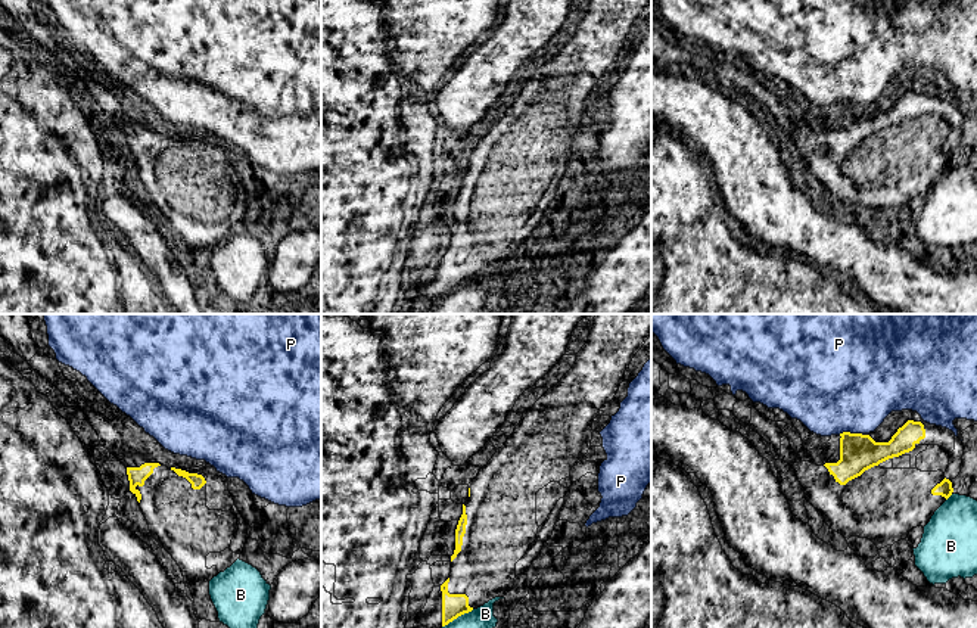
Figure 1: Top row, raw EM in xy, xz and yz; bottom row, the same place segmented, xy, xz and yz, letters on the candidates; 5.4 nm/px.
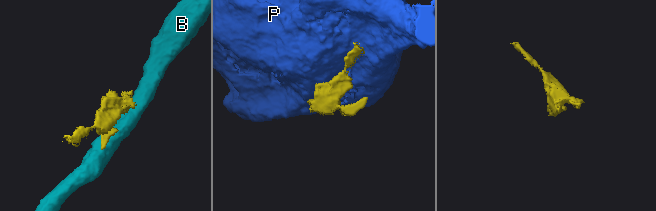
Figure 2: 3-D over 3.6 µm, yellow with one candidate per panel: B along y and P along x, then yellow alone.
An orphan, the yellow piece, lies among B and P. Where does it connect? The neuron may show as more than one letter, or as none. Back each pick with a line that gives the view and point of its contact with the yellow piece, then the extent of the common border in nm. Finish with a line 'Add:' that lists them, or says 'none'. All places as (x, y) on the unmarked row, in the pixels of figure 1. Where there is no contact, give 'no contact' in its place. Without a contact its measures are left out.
Add: none

